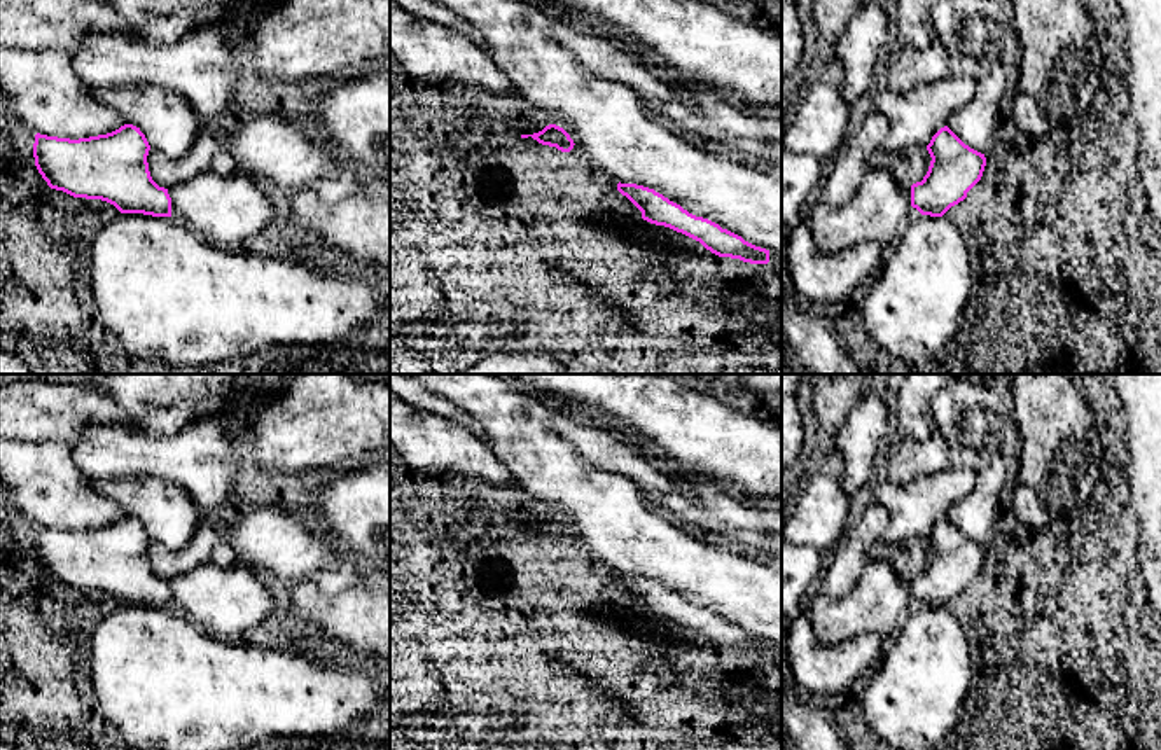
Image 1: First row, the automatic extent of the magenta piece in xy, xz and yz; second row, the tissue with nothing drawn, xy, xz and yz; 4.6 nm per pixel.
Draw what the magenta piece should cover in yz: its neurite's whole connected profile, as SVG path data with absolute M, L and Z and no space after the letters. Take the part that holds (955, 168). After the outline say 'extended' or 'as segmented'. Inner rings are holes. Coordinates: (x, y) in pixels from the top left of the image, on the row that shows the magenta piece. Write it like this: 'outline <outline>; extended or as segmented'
outline M948 126L932 136L927 150L932 161L923 180L911 185L911 206L921 215L942 217L981 180L986 157Z; as segmented

